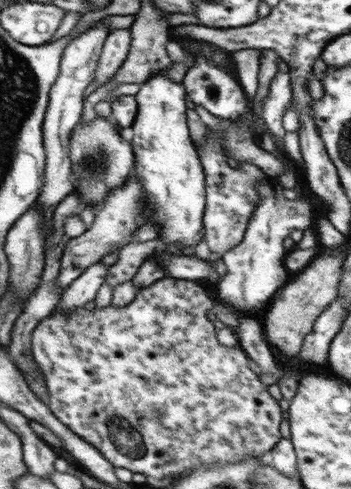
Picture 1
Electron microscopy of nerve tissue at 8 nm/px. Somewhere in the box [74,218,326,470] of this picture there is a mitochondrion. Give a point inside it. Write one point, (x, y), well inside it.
(124, 438)

